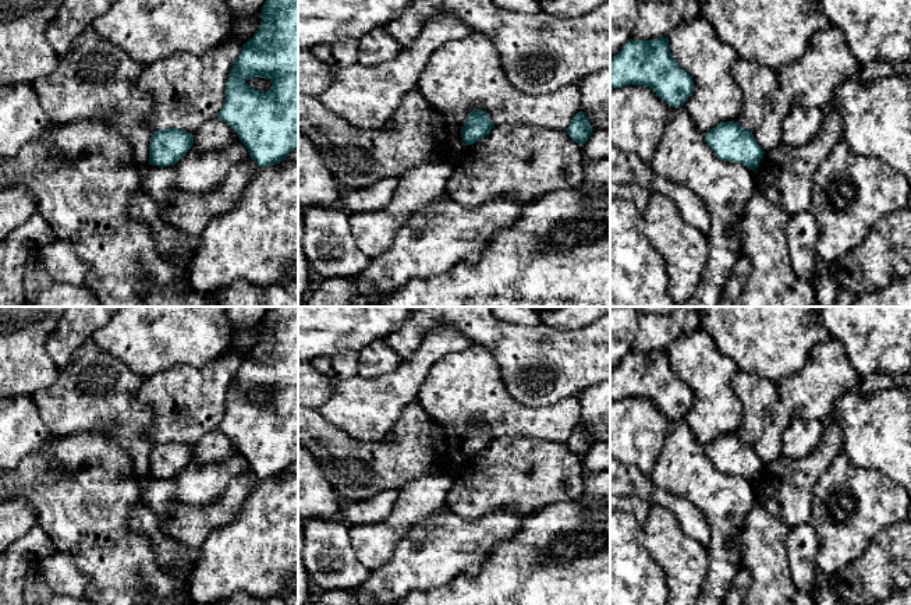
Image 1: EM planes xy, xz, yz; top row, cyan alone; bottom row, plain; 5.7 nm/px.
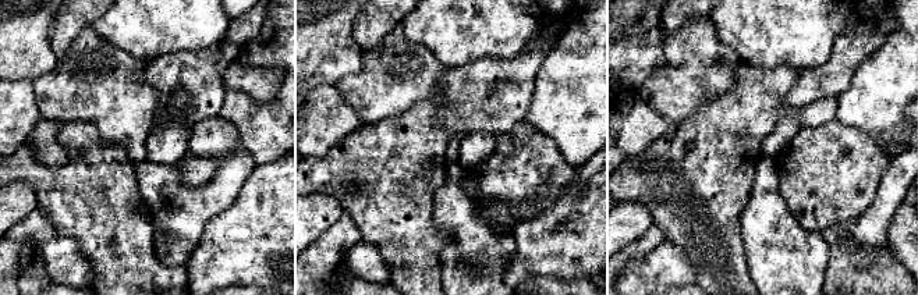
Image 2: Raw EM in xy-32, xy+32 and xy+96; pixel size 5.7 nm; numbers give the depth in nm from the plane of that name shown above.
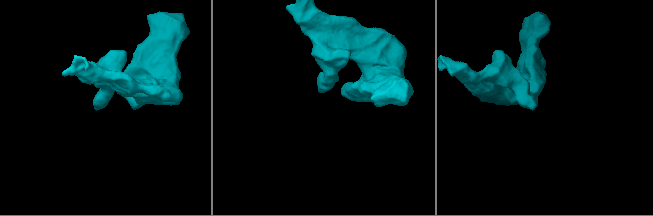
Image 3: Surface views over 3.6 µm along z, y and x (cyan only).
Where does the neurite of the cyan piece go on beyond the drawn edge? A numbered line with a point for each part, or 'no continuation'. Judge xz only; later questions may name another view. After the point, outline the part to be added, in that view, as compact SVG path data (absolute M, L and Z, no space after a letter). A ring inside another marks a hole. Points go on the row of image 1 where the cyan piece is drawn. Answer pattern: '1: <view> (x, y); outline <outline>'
no continuation

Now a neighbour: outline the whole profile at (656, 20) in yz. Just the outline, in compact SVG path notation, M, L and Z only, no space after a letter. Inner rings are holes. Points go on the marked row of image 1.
M669 0L639 3L639 18L634 40L666 38L674 28L699 15L701 0Z

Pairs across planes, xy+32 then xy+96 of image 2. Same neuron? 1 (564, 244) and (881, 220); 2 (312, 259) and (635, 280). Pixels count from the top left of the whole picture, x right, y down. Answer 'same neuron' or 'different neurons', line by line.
1: different neurons
2: different neurons

